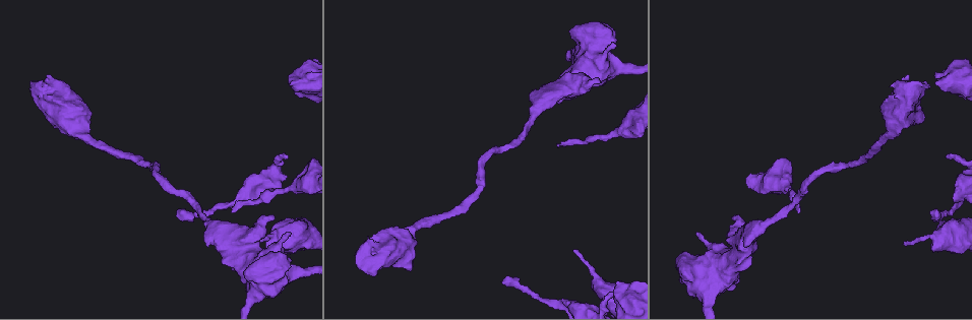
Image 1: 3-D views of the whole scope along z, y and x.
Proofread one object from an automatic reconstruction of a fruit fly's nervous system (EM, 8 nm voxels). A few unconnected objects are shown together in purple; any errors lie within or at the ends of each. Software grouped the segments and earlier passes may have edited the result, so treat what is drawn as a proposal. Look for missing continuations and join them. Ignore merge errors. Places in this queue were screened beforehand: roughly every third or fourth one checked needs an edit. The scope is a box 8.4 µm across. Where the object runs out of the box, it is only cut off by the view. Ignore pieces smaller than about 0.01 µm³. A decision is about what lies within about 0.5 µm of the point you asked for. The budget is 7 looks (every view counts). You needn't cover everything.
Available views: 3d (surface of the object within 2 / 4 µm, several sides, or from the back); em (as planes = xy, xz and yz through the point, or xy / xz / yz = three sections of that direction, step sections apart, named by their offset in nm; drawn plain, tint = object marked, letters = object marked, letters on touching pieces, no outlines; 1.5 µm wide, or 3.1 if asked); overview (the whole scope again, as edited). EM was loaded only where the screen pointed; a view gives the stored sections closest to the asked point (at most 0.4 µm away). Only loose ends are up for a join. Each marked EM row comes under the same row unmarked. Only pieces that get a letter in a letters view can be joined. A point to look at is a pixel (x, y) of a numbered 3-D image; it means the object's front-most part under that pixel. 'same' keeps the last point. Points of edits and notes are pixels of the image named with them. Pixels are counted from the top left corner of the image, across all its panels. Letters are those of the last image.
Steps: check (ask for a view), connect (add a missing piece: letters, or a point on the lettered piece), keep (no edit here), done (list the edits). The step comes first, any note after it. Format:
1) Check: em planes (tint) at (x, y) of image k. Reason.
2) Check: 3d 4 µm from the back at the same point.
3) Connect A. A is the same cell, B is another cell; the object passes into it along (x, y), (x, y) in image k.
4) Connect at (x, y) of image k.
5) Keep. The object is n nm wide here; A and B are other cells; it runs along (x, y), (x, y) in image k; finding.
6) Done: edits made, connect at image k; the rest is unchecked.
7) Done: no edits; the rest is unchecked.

Check: 3d 2 µm at (272, 215) of image 1. An open end.

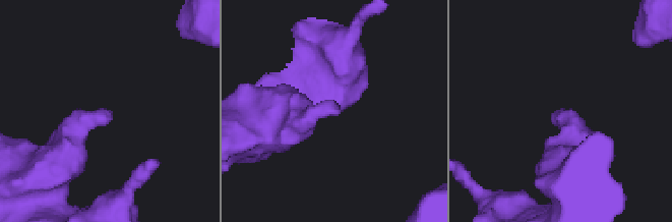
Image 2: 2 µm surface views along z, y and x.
Check: em xz step 4 (tint) at (111, 113) of image 2.

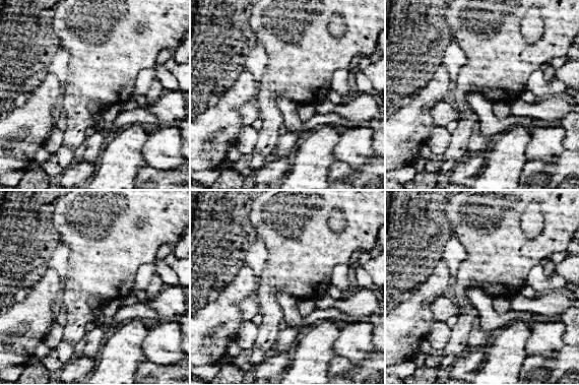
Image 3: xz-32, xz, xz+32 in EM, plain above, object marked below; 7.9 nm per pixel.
Check: em planes (letters) at the same point.

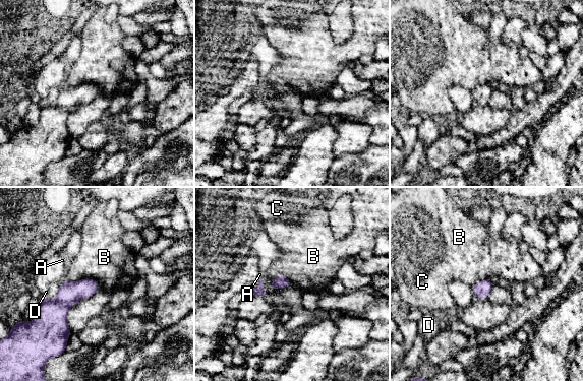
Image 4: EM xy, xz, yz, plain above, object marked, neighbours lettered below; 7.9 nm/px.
Keep. The longest contact is with B, 200 nm; A, B, C and D are other cells; no lettered piece goes on from it.

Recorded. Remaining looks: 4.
Check: em planes (tint) at (556, 145) of image 1. Branch stops here.

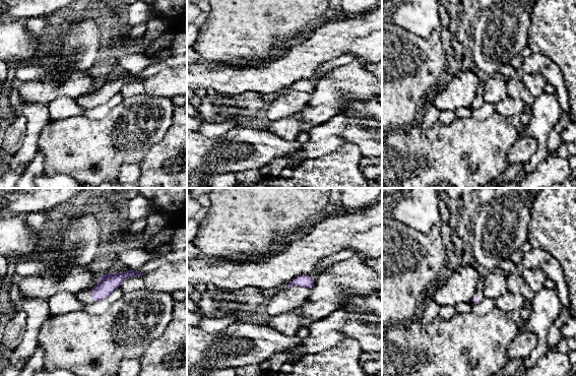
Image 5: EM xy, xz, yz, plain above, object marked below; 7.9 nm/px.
Check: em planes (letters) at the same point. See the neighbours.

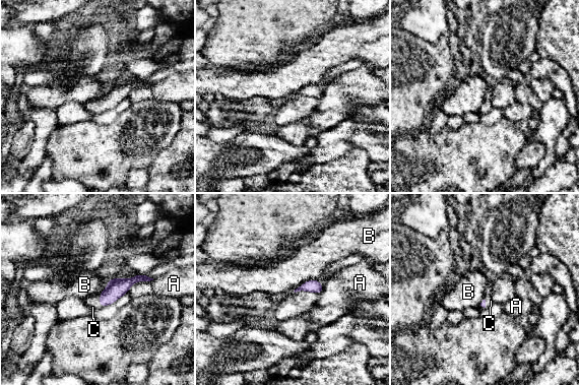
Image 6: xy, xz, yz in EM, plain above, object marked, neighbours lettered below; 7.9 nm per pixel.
Connect C. C is the same cell, A and B are other cells; the object passes into it along (116, 289), (100, 301), (92, 301) in image 6; it goes on there.

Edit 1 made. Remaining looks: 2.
Check: 3d 2 µm from the back at (902, 244) of image 1. Thin end.

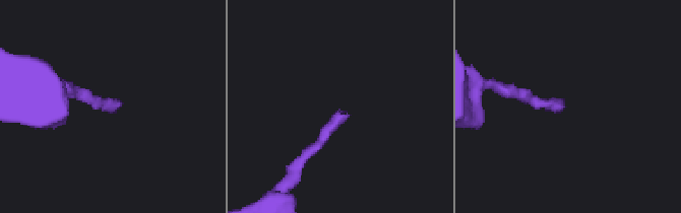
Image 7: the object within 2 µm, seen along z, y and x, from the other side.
Check: em planes (letters) at (120, 104) of image 7. Shape alone is not enough.

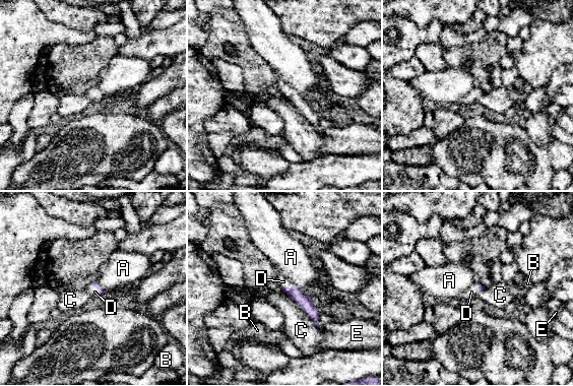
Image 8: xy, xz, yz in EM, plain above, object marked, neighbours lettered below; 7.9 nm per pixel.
Connect D. D is the same cell, A, B, C and E are other cells; the object passes into it along (96, 284), (98, 288), (94, 292) in image 8; the cell continues.

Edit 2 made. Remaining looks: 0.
Done: edits made, connect at image 6, connect at image 8; the rest is unchecked.

